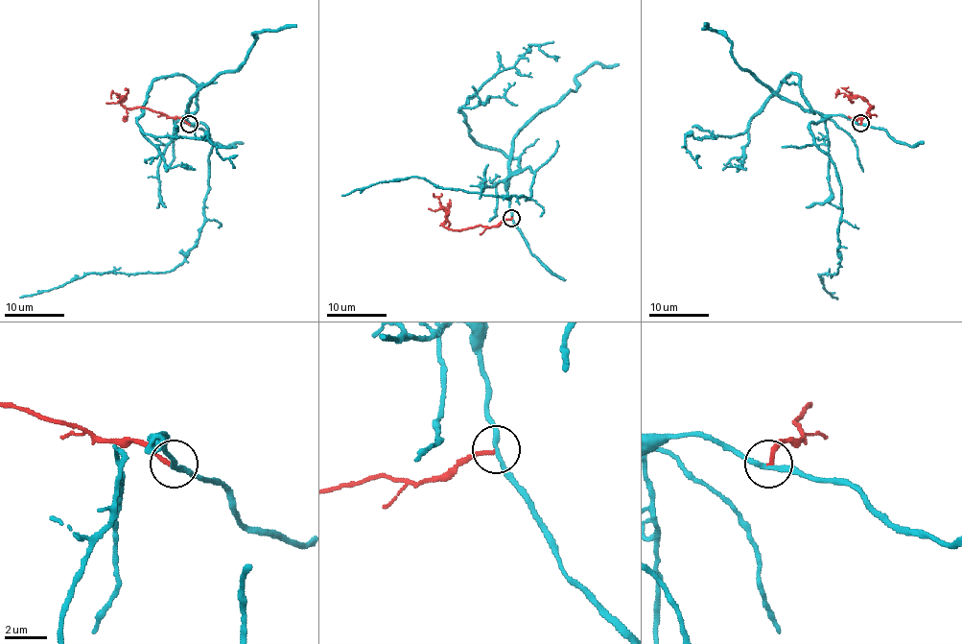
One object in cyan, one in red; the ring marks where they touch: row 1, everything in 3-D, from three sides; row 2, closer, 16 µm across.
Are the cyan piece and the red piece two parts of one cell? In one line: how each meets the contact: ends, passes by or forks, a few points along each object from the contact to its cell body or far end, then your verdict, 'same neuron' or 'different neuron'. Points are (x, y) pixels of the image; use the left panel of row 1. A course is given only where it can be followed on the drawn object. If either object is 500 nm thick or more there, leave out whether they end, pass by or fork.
cyan passes by | red ends | cyan via (190, 123), (185, 116), (203, 123), (212, 144), (204, 223), (188, 255), (164, 273), (85, 274), (20, 298) | red via (190, 123), (144, 107), (126, 108), (121, 103), (125, 98), (117, 93), (112, 93), (111, 98) | different neuron

